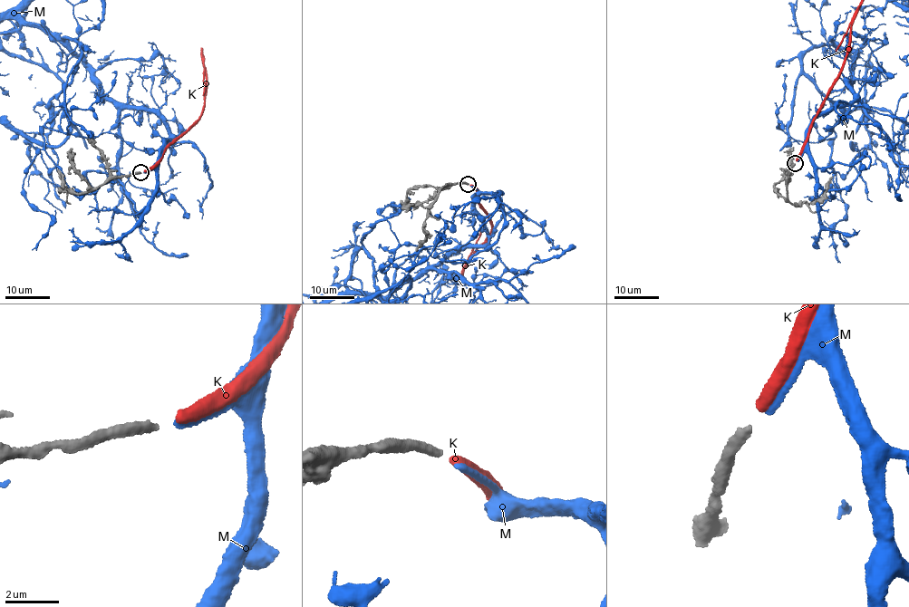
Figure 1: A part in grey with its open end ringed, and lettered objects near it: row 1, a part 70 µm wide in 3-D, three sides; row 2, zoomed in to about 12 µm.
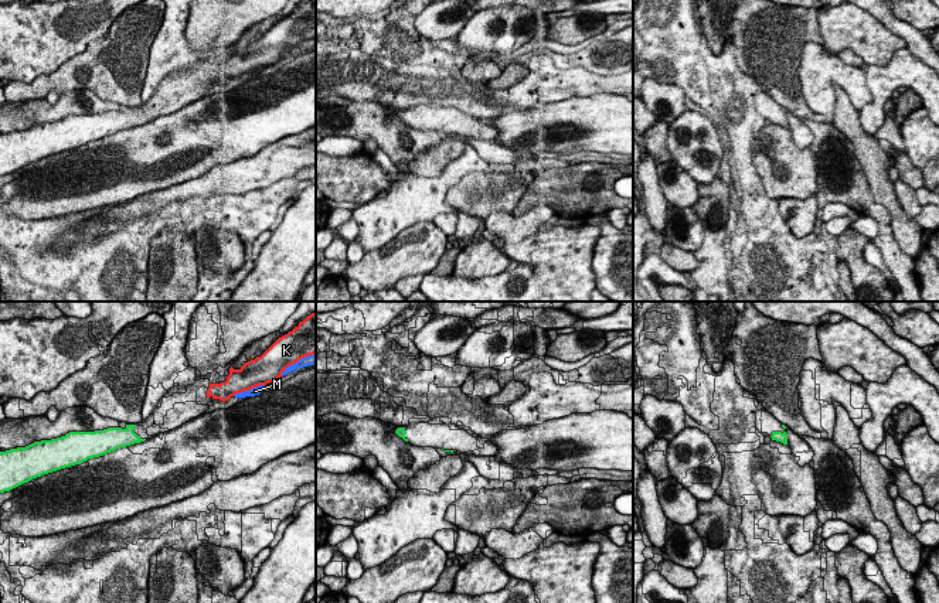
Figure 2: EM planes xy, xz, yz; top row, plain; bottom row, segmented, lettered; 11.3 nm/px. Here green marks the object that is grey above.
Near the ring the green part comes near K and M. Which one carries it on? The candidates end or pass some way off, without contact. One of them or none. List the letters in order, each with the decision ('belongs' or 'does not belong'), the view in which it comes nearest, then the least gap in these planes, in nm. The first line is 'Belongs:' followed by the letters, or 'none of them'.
Belongs: K
K: belongs; nearest in xy; 850 nm apart
M: does not belong; nearest in xy; 1100 nm apart

